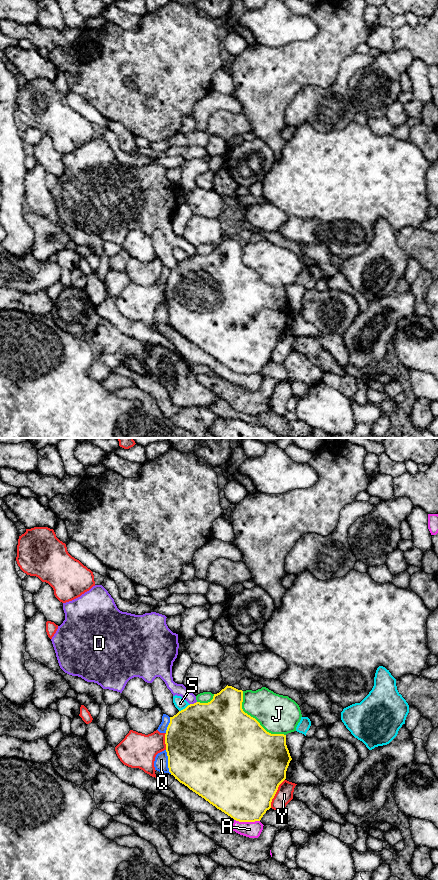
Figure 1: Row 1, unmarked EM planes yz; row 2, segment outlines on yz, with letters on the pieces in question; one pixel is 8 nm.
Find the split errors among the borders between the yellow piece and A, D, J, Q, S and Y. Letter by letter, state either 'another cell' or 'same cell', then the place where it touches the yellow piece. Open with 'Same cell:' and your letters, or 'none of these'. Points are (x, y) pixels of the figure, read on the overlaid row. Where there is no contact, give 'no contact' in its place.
Same cell: none of these
A: another cell; meets yellow in yz at (247, 821)
D: another cell; meets yellow in yz at (194, 703)
J: another cell; meets yellow in yz at (255, 719)
Q: another cell; meets yellow in yz at (168, 762)
S: another cell; meets yellow in yz at (185, 708)
Y: another cell; meets yellow in yz at (275, 793)

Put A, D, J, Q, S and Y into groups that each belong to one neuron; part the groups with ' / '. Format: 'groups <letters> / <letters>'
groups A / D / J / Q / S / Y

